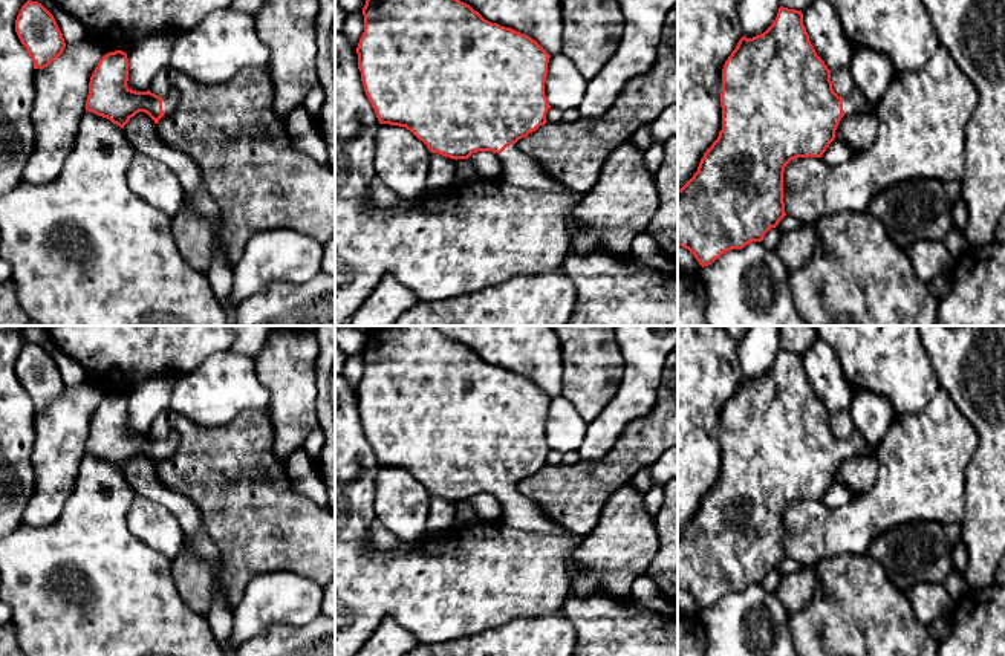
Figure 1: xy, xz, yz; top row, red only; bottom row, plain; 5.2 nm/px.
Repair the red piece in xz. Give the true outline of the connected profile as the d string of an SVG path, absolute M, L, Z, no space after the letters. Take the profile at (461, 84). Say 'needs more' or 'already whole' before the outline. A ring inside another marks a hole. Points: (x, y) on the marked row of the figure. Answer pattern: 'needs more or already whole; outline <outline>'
needs more; outline M366 0L364 32L359 38L358 69L364 92L379 124L410 130L431 153L468 159L477 151L497 153L502 179L522 188L561 191L566 187L543 165L526 156L516 142L545 125L551 109L545 95L551 55L531 37L485 20L460 0Z

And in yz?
needs more; outline M780 6L772 24L760 35L742 37L725 61L720 107L722 130L717 139L704 153L693 177L678 190L678 246L688 249L702 268L727 251L762 242L765 234L786 216L785 167L797 158L821 158L835 139L835 130L844 115L873 115L877 104L857 87L844 98L834 92L831 70L809 41L802 11Z

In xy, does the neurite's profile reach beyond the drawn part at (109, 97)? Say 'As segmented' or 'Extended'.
Extended

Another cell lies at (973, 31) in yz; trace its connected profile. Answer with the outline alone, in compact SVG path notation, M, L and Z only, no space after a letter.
M924 0L938 34L958 66L977 89L977 104L967 125L965 174L961 179L961 197L968 211L964 228L970 246L996 242L999 219L1005 214L1005 0Z

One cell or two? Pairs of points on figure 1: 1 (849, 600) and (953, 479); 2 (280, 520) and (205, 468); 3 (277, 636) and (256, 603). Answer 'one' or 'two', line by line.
1: two
2: one
3: two

